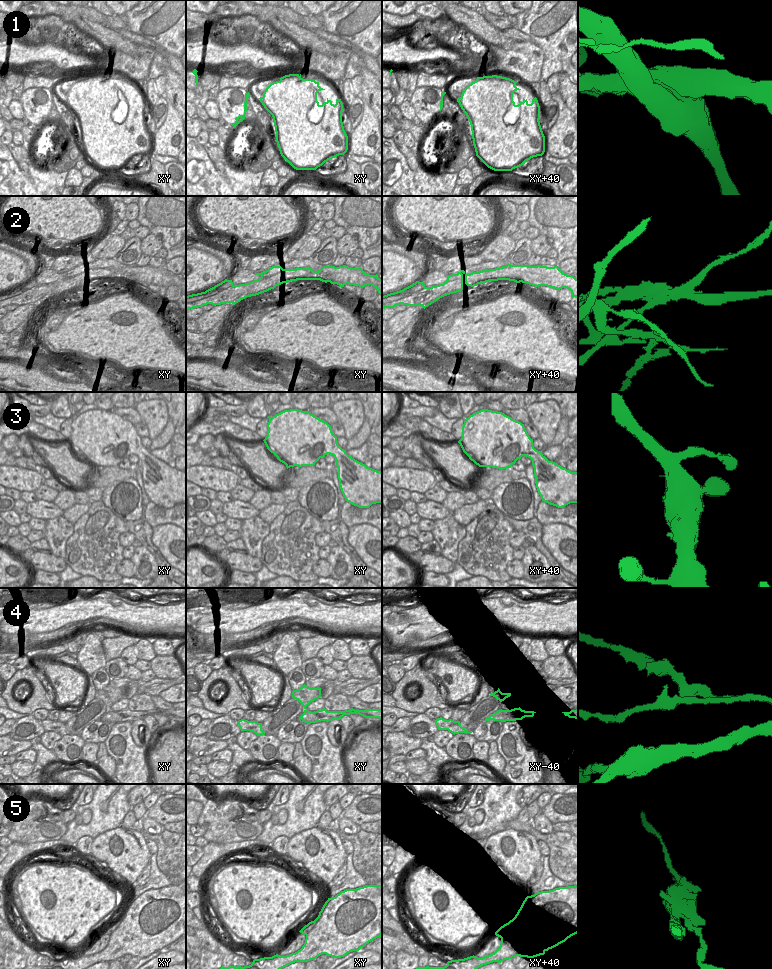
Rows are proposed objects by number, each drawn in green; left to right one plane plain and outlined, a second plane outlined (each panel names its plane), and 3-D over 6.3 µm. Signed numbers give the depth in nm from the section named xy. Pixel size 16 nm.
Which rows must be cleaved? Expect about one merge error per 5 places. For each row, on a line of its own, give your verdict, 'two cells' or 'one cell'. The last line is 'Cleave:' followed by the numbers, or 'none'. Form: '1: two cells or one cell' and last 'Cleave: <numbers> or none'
1: two cells
2: two cells
3: one cell
4: one cell
5: two cells
Cleave: 1, 2, 5

